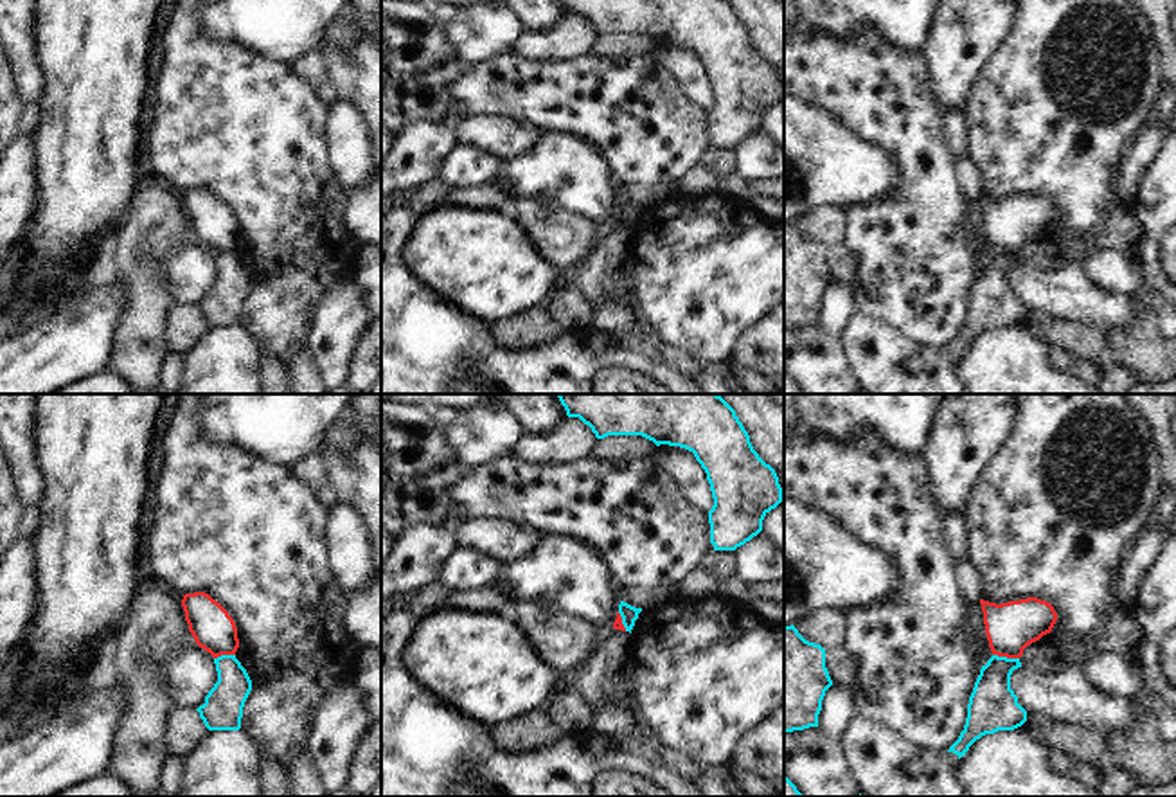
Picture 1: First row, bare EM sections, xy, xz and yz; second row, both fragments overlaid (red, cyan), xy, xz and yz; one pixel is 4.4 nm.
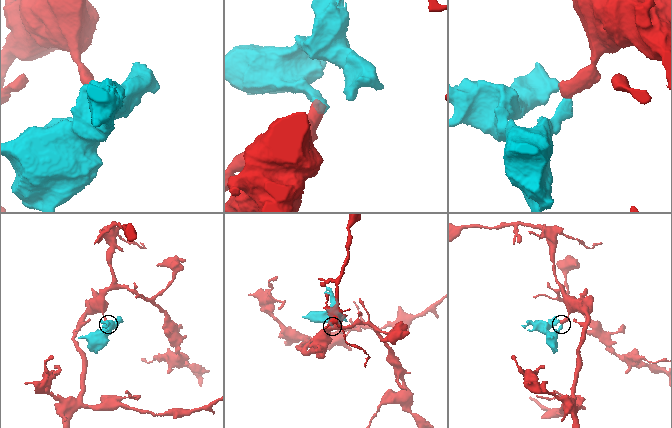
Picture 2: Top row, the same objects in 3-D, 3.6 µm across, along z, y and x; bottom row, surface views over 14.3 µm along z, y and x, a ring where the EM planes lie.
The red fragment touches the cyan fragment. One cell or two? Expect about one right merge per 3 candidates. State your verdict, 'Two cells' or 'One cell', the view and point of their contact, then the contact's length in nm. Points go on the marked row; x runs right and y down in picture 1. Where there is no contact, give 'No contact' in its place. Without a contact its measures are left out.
Two cells. Touches red at yz (1006, 655). Shared border 120 nm

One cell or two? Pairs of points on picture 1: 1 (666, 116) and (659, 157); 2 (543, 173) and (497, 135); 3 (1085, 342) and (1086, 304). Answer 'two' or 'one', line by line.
1: one
2: two
3: two

